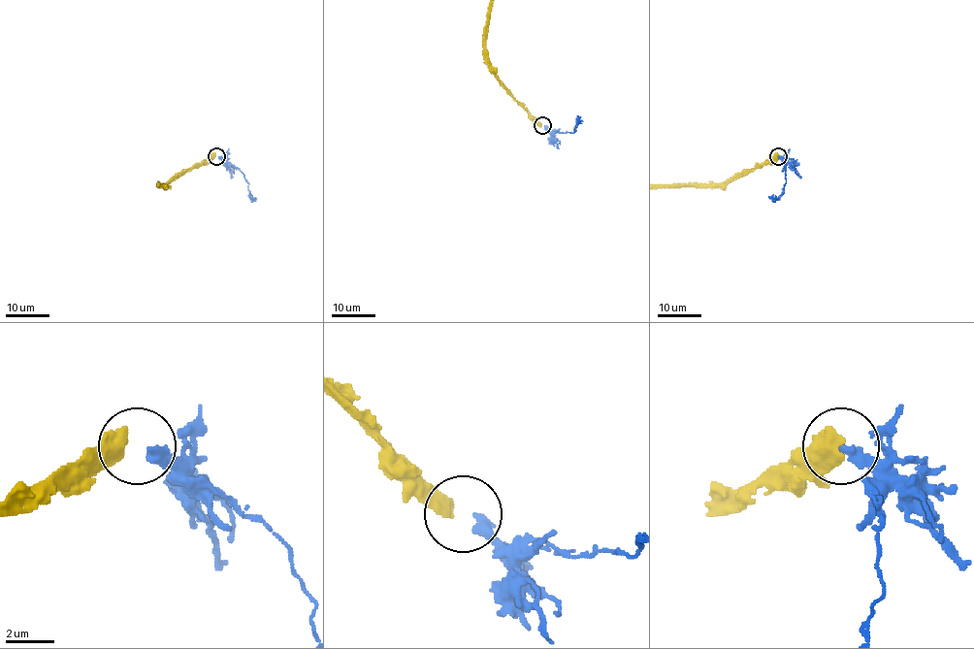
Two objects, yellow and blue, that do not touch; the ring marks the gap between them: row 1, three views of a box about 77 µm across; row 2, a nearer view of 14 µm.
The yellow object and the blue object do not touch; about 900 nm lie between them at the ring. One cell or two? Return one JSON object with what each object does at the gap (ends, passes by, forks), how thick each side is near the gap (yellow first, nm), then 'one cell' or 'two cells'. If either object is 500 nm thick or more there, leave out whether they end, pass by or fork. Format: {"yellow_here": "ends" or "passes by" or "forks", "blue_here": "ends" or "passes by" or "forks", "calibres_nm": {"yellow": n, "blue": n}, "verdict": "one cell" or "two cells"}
{"calibres_nm": {"yellow": 600, "blue": 400}, "verdict": "one cell"}

